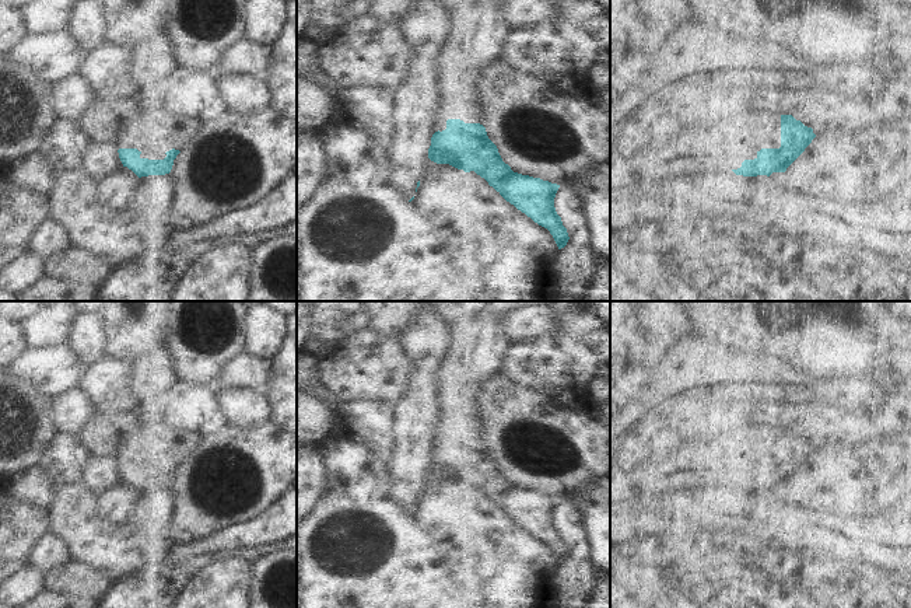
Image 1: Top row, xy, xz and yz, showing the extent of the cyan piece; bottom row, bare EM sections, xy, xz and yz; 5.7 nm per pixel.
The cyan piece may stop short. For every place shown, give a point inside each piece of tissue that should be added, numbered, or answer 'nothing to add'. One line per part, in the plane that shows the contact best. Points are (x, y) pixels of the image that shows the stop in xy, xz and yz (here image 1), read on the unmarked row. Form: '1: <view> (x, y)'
1: xy (150, 468).

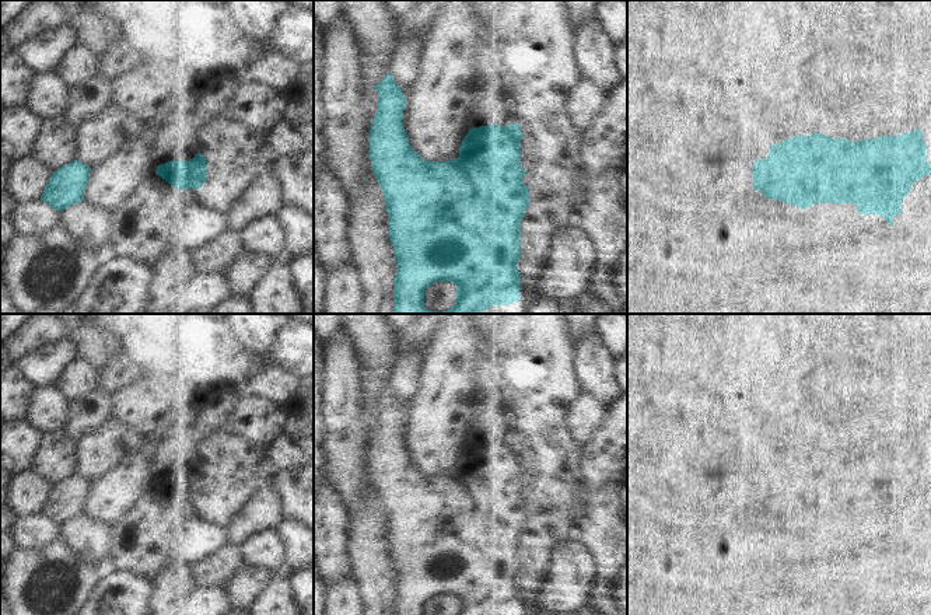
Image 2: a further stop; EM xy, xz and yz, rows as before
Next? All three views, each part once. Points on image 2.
1: xz (441, 604).

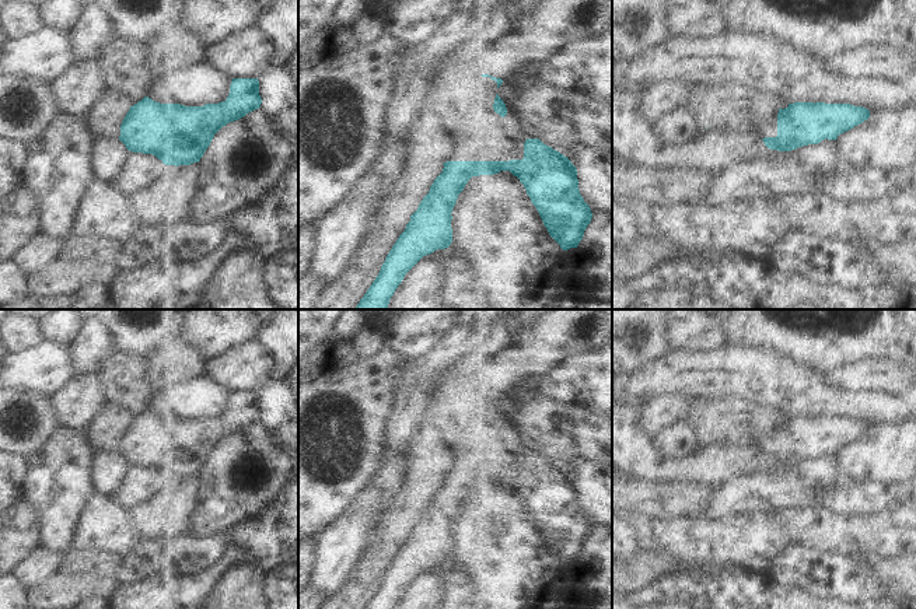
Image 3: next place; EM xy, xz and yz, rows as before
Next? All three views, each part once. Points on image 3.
nothing to add.

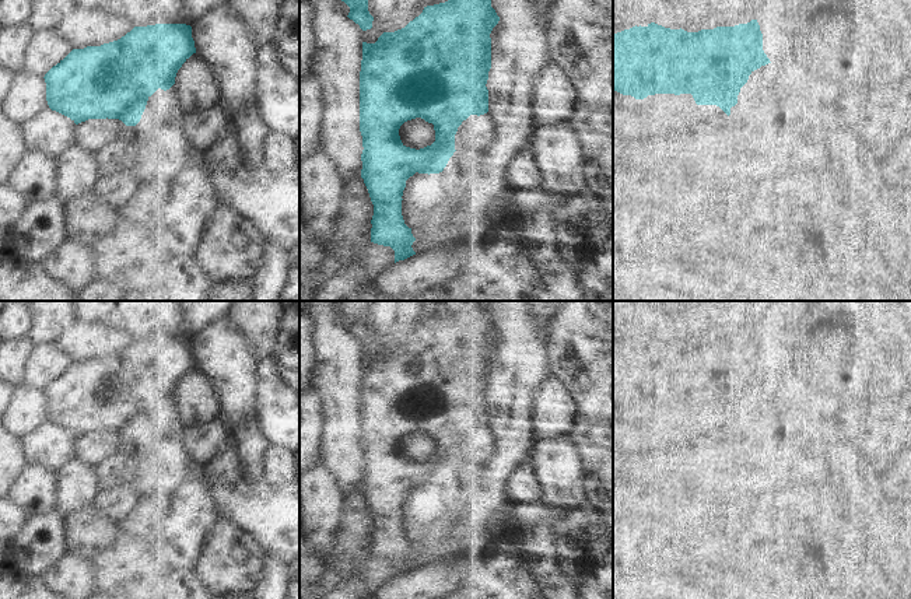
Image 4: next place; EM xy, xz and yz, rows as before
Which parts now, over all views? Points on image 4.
1: xz (417, 447).

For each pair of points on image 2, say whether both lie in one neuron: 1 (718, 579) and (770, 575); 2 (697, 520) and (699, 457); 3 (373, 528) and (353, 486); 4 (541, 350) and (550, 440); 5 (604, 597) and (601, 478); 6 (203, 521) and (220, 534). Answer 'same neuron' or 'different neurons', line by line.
1: same neuron
2: different neurons
3: different neurons
4: same neuron
5: same neuron
6: same neuron

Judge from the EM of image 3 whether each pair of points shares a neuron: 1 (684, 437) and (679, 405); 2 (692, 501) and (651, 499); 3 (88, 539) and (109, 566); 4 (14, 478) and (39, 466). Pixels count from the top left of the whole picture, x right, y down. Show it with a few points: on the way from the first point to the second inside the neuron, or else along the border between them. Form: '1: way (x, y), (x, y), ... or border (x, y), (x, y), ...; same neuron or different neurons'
1: border (691, 419), (677, 419), (654, 437); different neurons
2: way (682, 499), (661, 499); same neuron
3: border (73, 548), (98, 549), (121, 557); different neurons
4: border (28, 459), (21, 500); different neurons

